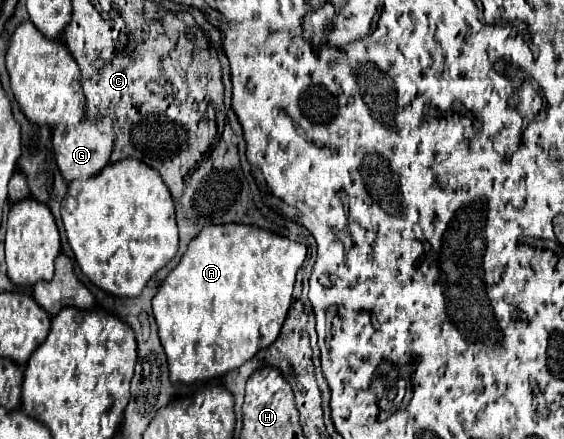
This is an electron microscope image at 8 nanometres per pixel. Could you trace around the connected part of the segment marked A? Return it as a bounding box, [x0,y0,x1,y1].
[152,225,306,385]

